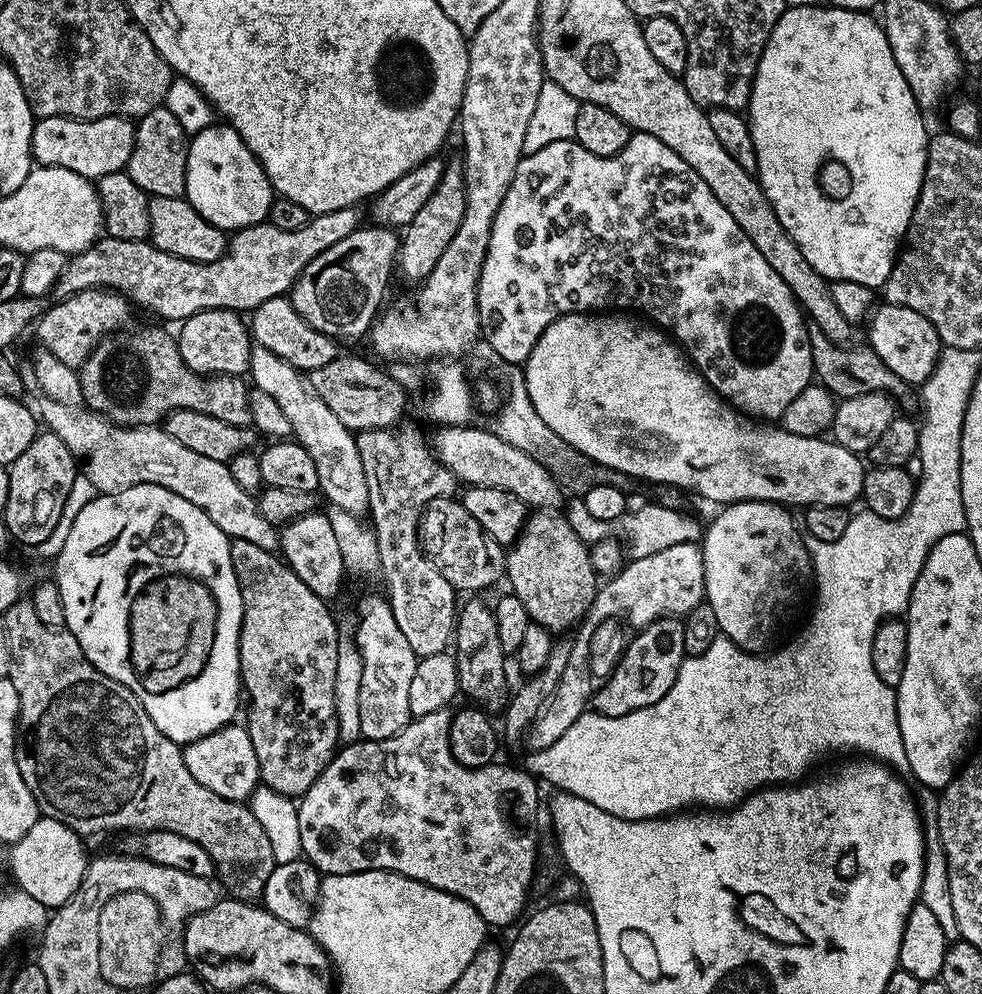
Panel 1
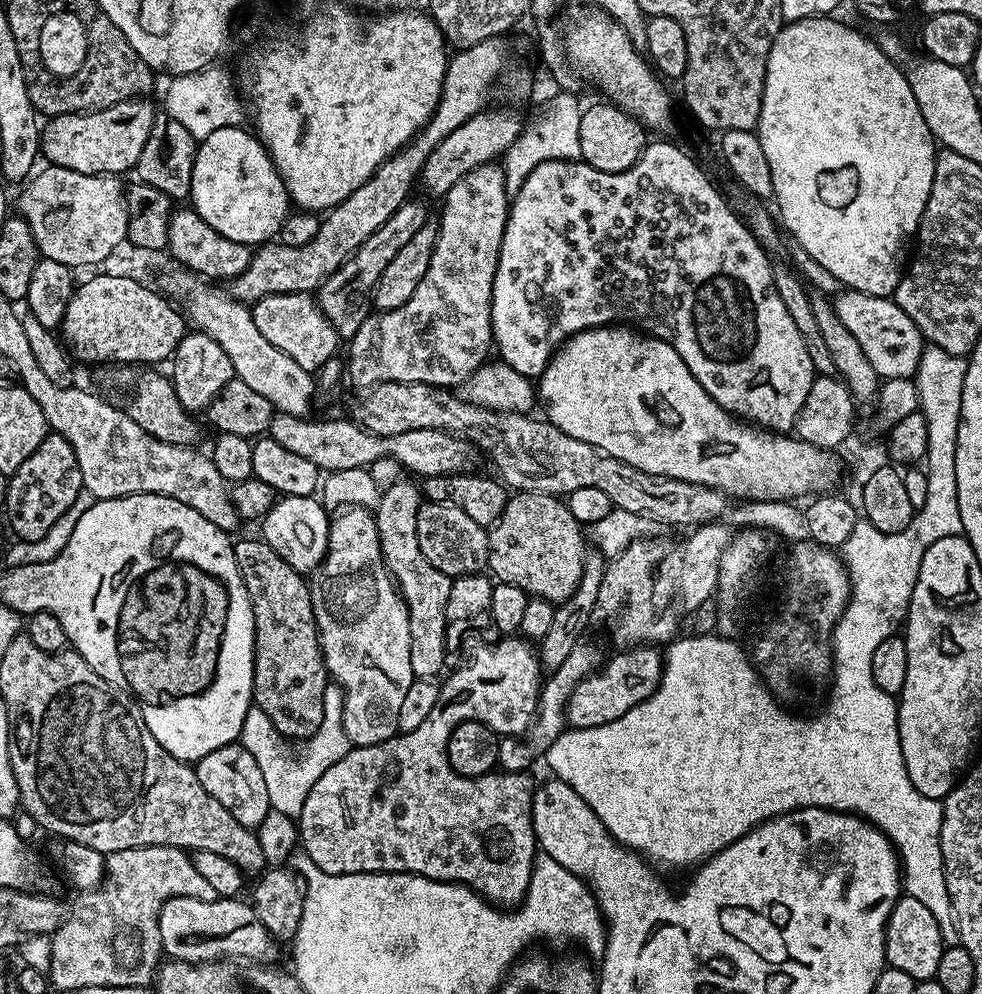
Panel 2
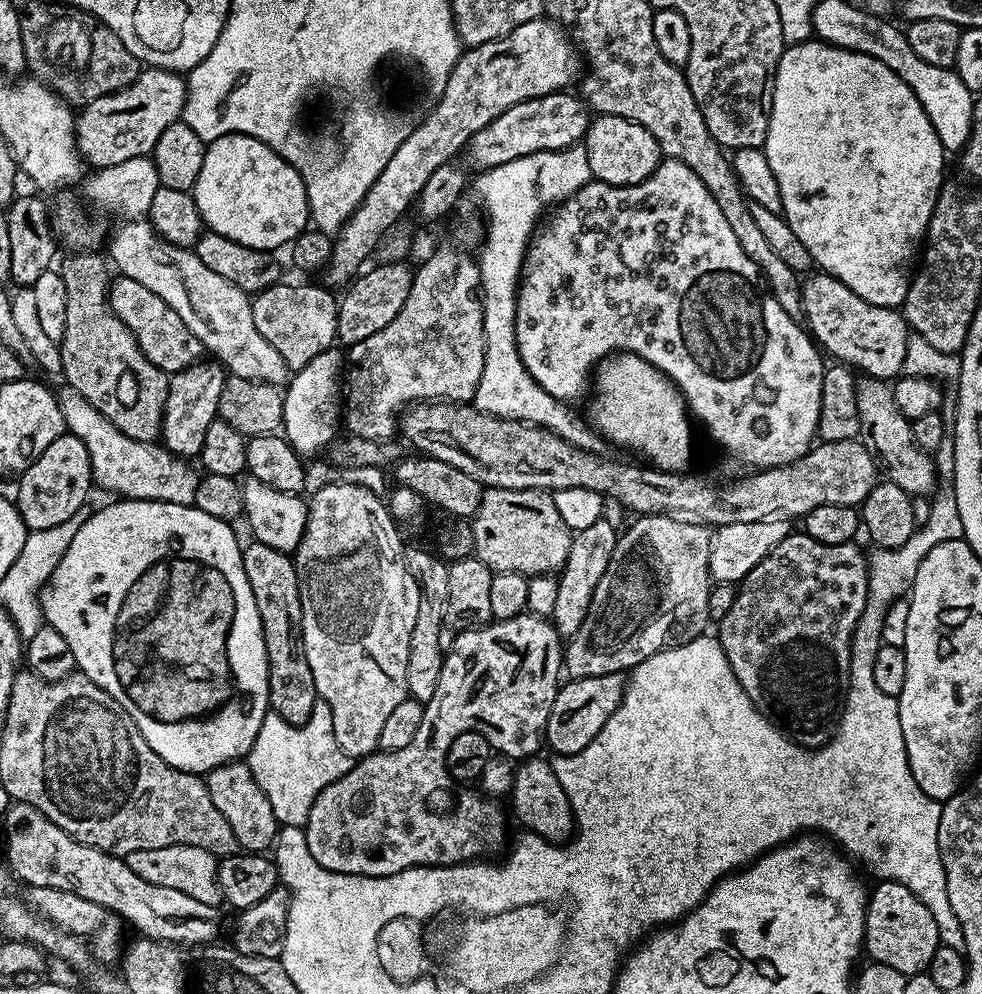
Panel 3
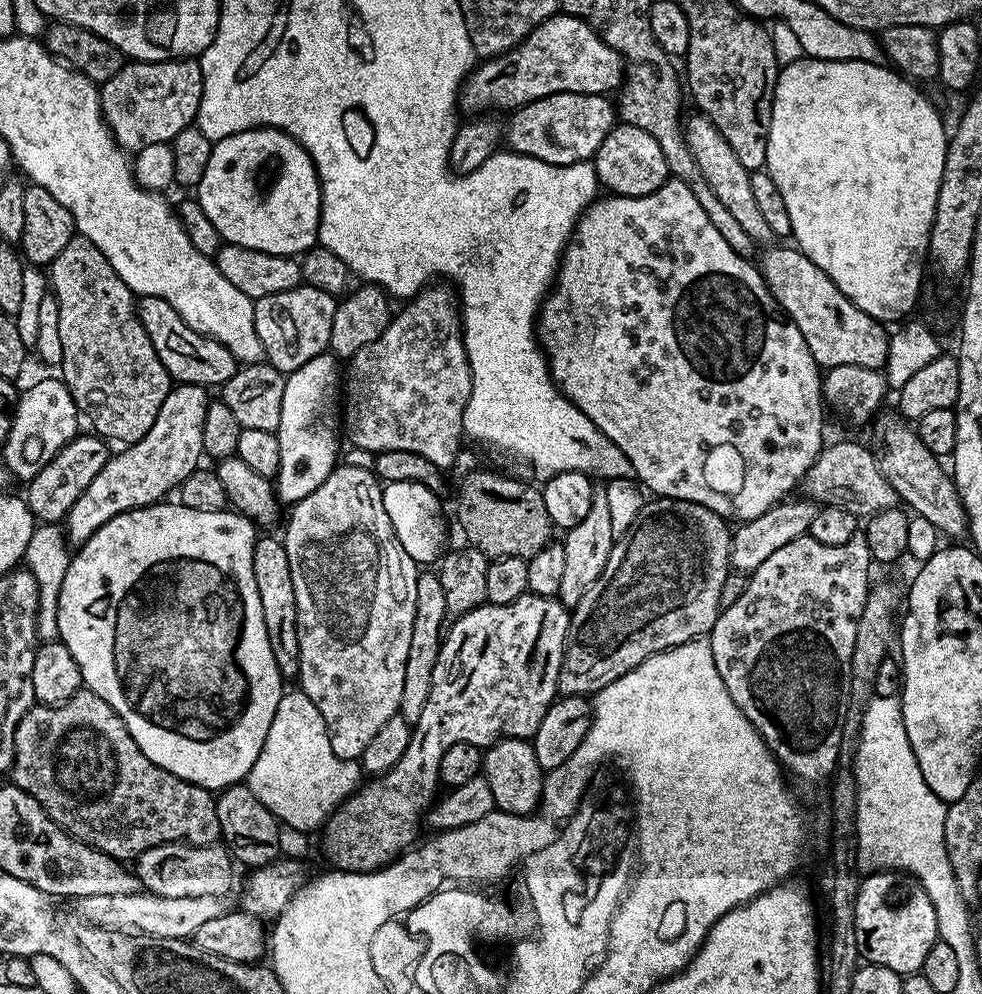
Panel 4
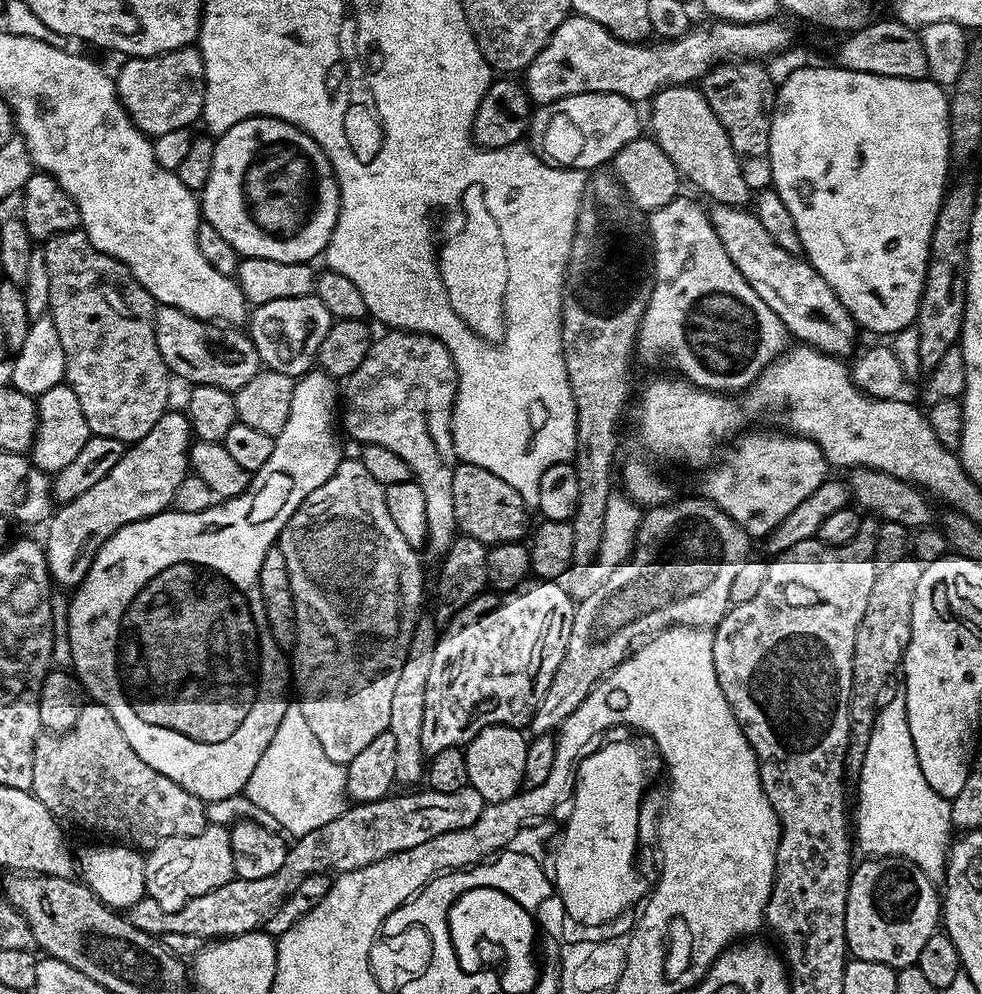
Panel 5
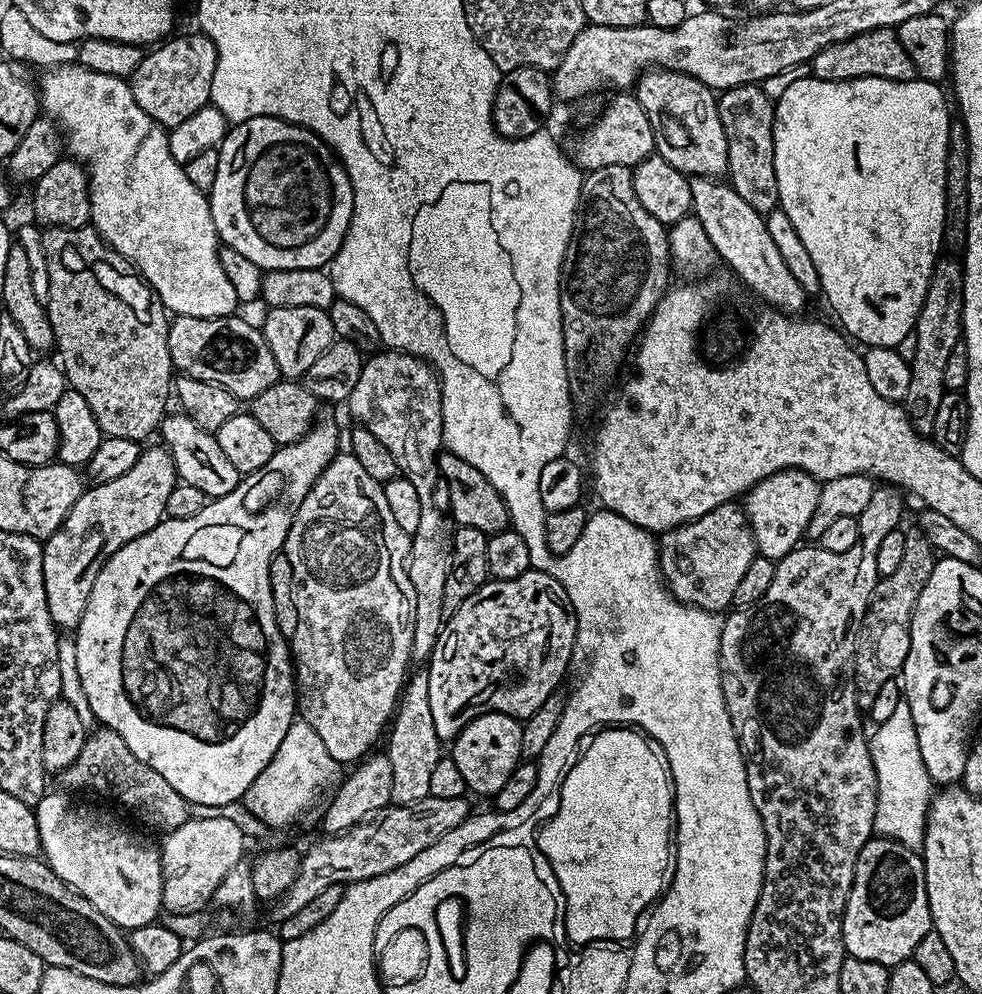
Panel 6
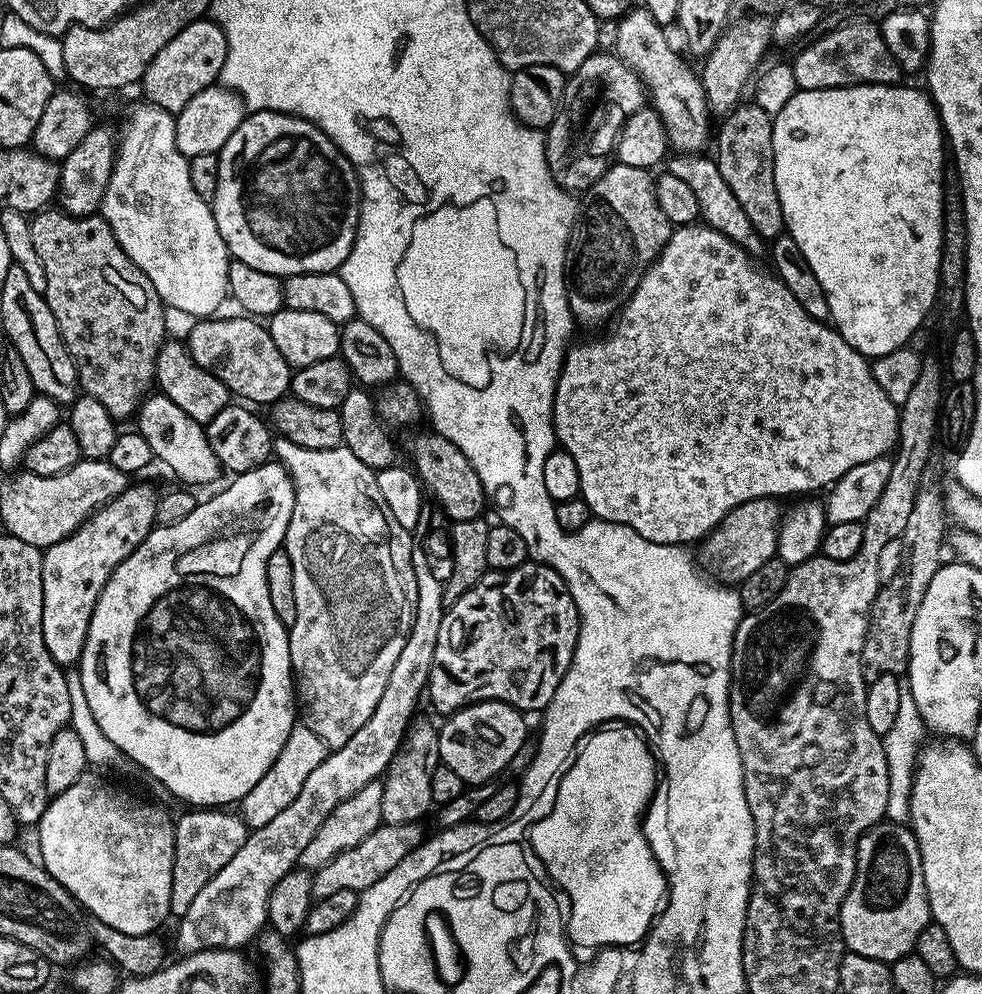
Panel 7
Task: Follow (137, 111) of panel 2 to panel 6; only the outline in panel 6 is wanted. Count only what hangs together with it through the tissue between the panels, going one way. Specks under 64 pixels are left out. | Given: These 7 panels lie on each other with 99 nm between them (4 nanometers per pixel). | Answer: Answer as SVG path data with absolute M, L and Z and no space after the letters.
M193 30L189 36L175 36L145 51L130 77L134 102L166 130L186 122L190 114L202 110L211 101L210 82L214 82L216 65L214 42L203 32Z

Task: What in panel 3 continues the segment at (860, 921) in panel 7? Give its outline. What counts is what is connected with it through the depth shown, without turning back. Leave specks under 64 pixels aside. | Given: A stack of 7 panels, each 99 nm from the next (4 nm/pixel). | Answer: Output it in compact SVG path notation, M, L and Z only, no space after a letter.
M880 880L877 888L871 889L868 898L868 913L864 923L864 947L877 964L894 966L903 976L916 976L927 972L930 958L941 947L938 926L934 914L926 910L924 903L906 886L893 880Z

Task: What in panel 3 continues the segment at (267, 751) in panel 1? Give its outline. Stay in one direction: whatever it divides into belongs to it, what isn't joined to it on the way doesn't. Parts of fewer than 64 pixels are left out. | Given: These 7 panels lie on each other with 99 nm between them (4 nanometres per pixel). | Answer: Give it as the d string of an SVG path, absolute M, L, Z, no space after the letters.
M249 542L243 545L242 551L246 578L250 582L250 590L258 606L262 634L266 642L268 702L271 711L277 712L291 724L304 724L310 718L318 697L314 686L314 674L310 674L304 643L300 640L302 602L296 565L289 553L274 550L274 546Z

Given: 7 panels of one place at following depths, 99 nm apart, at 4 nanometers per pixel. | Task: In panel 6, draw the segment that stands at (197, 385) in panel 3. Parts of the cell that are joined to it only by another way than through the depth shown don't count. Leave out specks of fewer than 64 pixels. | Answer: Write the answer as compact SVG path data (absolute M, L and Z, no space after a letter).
M145 447L138 462L110 482L93 483L74 502L70 514L54 535L43 541L42 578L46 582L46 606L57 629L75 630L80 625L98 570L126 542L154 530L165 519L170 490L178 483L176 467L167 448Z

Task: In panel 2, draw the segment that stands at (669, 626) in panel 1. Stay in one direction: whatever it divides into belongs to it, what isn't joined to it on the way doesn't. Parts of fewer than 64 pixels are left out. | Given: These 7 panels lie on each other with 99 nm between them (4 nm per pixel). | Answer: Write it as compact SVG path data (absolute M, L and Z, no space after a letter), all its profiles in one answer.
M637 646L617 651L609 664L607 661L599 670L578 682L578 686L574 686L574 694L570 694L567 723L574 728L609 724L655 694L664 673L664 656L658 649L656 646Z

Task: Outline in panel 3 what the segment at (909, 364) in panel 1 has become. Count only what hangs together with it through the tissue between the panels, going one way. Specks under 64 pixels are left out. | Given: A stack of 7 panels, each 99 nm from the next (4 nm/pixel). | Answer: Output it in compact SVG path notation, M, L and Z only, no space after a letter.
M812 274L802 284L802 306L807 331L833 361L843 362L865 376L891 381L904 371L908 321L895 308L874 306L840 280L827 274Z

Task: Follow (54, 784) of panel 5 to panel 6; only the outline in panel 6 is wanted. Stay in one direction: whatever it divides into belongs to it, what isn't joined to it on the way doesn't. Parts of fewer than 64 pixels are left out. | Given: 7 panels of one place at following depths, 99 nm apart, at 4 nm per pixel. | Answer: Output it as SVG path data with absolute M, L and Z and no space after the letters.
M103 726L89 731L86 742L82 746L82 754L74 758L74 762L65 772L59 773L58 780L61 780L65 789L73 793L97 792L100 796L113 796L122 807L128 812L133 812L140 820L145 820L152 828L157 828L160 834L173 832L178 826L182 826L190 819L190 805L158 770L146 766L122 742L122 738L114 730Z

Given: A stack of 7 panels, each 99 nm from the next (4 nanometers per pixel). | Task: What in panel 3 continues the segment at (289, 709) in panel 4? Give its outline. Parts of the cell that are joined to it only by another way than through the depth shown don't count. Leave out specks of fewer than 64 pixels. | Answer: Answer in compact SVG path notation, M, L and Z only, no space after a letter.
M317 699L310 718L304 724L286 722L277 712L269 710L258 730L258 738L249 750L246 763L250 774L261 786L270 800L277 823L303 827L309 818L310 808L318 794L342 774L346 774L354 763L334 738L334 718L330 718L330 706Z

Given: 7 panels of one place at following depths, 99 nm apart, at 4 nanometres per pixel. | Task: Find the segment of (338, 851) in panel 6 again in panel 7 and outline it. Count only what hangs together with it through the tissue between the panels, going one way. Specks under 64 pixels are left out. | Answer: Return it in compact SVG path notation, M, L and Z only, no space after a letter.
M418 822L381 824L378 830L374 830L374 834L369 834L364 841L358 842L354 850L346 850L338 854L334 862L330 862L325 868L320 868L315 872L312 878L313 897L316 900L330 898L330 894L338 890L354 890L357 894L365 892L367 888L374 886L374 882L378 882L378 878L390 874L390 870L394 870L394 866L398 866L402 858L408 856L420 843L423 843L424 833L422 834L420 827L422 826Z

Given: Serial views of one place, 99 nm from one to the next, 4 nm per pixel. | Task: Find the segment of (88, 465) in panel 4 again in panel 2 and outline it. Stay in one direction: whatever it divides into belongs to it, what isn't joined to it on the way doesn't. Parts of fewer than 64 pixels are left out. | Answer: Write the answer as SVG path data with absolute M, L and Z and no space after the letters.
M49 431L38 450L34 450L34 454L30 454L30 458L26 458L26 462L22 462L22 466L18 466L18 470L8 476L8 496L2 504L3 507L8 507L8 524L16 535L15 539L21 541L42 538L42 534L46 534L46 530L50 530L50 526L54 526L54 522L58 522L58 518L62 518L62 514L70 510L83 486L78 458L74 458L74 446L70 446L70 442L66 442L66 438L62 438L57 432Z

